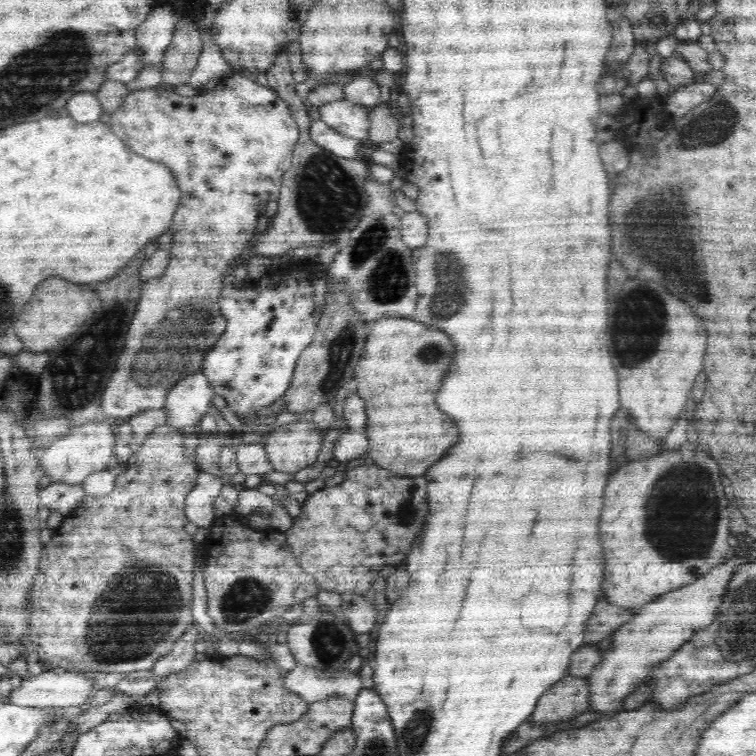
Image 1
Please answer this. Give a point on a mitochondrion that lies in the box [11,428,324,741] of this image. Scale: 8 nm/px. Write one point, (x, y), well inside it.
(139, 606)

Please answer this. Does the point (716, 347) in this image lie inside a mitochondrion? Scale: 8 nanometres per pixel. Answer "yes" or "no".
no

